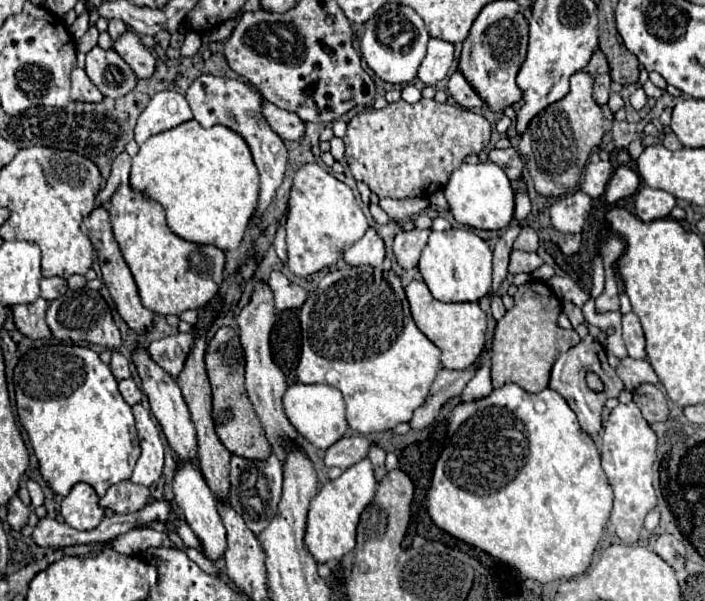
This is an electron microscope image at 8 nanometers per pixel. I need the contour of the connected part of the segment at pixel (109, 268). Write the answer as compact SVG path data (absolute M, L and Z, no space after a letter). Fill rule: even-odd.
M95 208L95 210L83 220L81 230L89 236L89 240L91 240L93 246L97 248L97 258L99 258L103 282L105 282L105 286L109 288L109 294L111 294L111 298L113 298L113 302L115 302L115 306L117 306L119 316L121 316L121 318L127 322L127 326L129 326L131 330L135 330L137 334L143 334L145 330L153 328L153 324L155 324L155 322L153 322L153 316L155 316L155 314L141 304L141 298L139 298L139 294L137 294L137 286L135 286L135 280L133 280L133 276L131 276L131 270L129 270L129 266L127 266L121 250L119 250L119 244L117 244L115 236L113 236L107 210L105 210L105 208Z

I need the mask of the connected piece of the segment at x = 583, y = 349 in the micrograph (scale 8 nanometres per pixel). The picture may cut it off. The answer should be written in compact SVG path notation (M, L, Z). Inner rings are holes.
M587 334L575 348L567 350L565 354L555 361L550 374L549 388L555 390L555 392L559 392L559 394L567 400L569 408L577 414L577 420L579 420L581 428L583 428L587 434L593 436L593 434L597 434L597 432L601 430L601 410L603 410L603 406L605 406L605 400L619 396L619 392L621 392L625 386L623 386L621 378L615 374L615 370L607 364L607 358L605 358L605 354L603 354L603 346L601 346L593 336ZM589 372L595 372L595 374L603 380L605 390L595 392L595 390L591 390L591 388L587 386L585 374L589 374Z

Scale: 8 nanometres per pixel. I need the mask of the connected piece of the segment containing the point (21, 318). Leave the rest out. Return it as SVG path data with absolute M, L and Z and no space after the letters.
M37 298L31 304L19 304L13 306L13 316L15 316L15 326L19 328L21 334L25 334L31 340L37 338L51 338L51 330L45 322L45 312L49 308L49 302L43 298Z

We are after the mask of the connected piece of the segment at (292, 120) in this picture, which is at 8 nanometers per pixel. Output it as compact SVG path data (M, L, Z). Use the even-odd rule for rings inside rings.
M267 100L261 102L261 110L263 110L263 118L271 126L271 130L277 136L281 136L283 140L297 140L297 138L303 136L305 122L297 114L291 114L287 110L281 110L281 108L273 106Z

